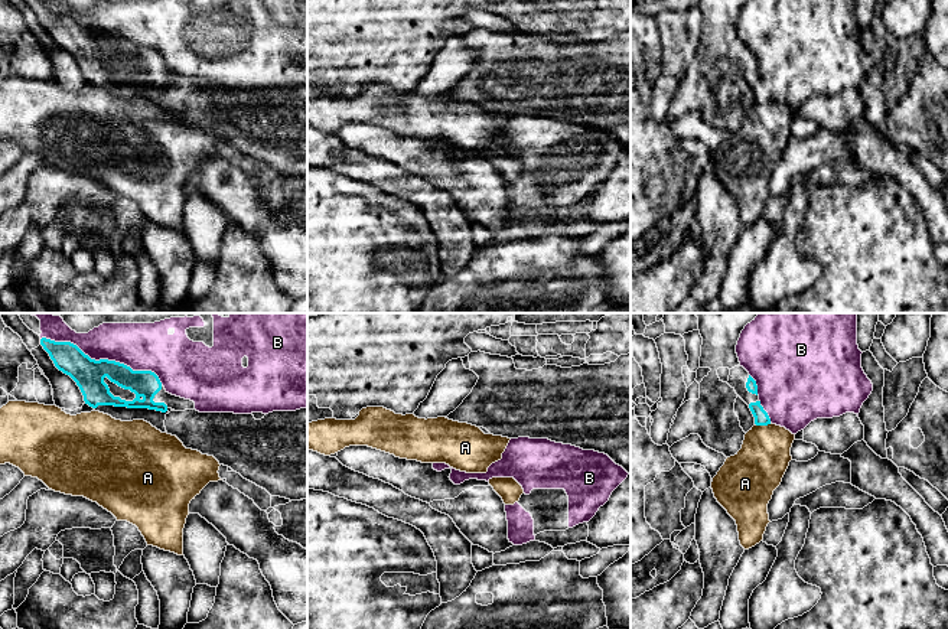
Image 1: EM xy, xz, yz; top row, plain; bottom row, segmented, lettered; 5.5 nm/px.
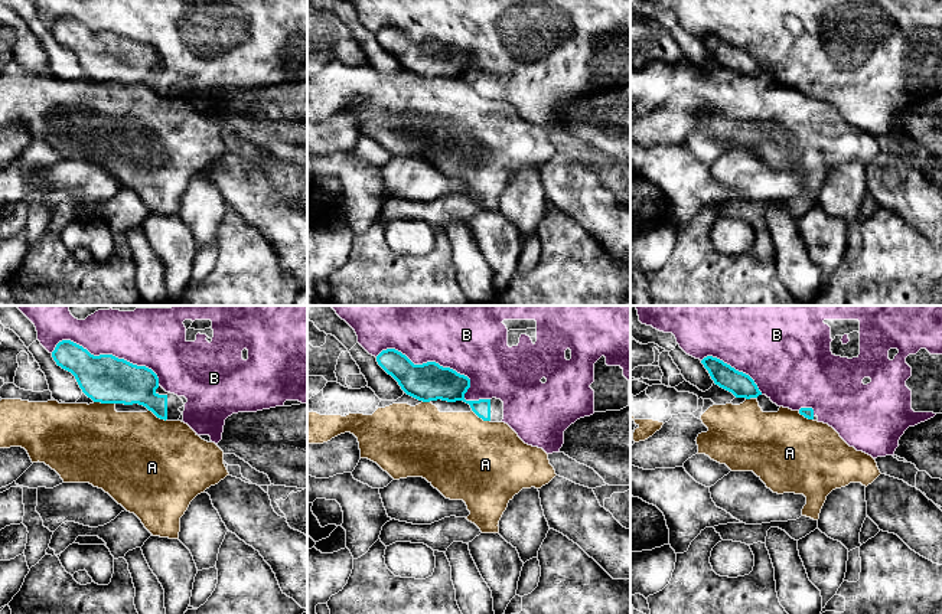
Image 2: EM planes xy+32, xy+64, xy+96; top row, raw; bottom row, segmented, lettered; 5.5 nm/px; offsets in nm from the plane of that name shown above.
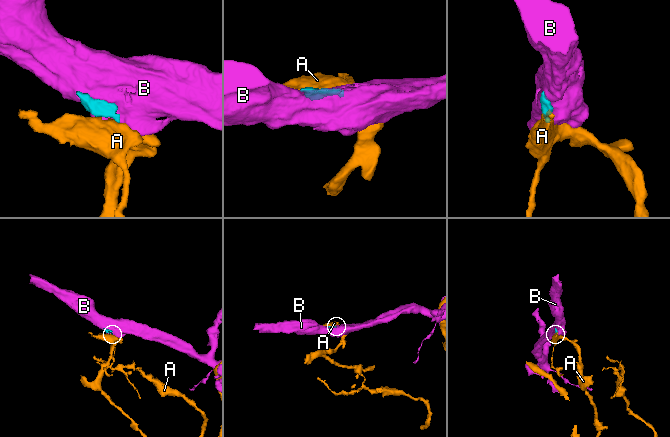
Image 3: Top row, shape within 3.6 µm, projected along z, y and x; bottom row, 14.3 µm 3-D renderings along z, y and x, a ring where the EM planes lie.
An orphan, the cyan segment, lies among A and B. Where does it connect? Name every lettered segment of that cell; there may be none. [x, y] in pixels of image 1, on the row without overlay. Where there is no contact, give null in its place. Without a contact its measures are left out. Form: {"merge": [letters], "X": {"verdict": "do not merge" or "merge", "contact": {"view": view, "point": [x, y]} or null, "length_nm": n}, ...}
{"merge": ["A"], "A": {"verdict": "merge", "contact": {"view": "yz", "point": [762, 101]}, "length_nm": 100}, "B": {"verdict": "do not merge", "contact": {"view": "xy", "point": [103, 36]}, "length_nm": 750}}

